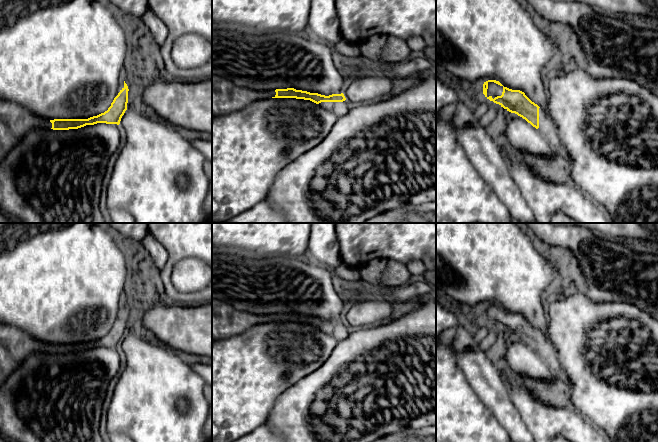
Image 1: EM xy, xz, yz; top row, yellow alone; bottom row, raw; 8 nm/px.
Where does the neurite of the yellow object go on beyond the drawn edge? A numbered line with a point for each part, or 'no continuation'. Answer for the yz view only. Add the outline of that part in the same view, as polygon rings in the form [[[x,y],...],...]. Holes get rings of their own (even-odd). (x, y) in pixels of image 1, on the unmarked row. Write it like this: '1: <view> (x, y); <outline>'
1: yz (494, 314); [[[488,306],[487,321],[491,320],[493,323],[497,320],[501,320],[503,316],[503,310],[500,310],[494,306]]]

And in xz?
1: xz (339, 333); [[[345,324],[343,326],[321,326],[319,329],[332,335],[337,341],[341,341],[347,337],[351,328]]]

